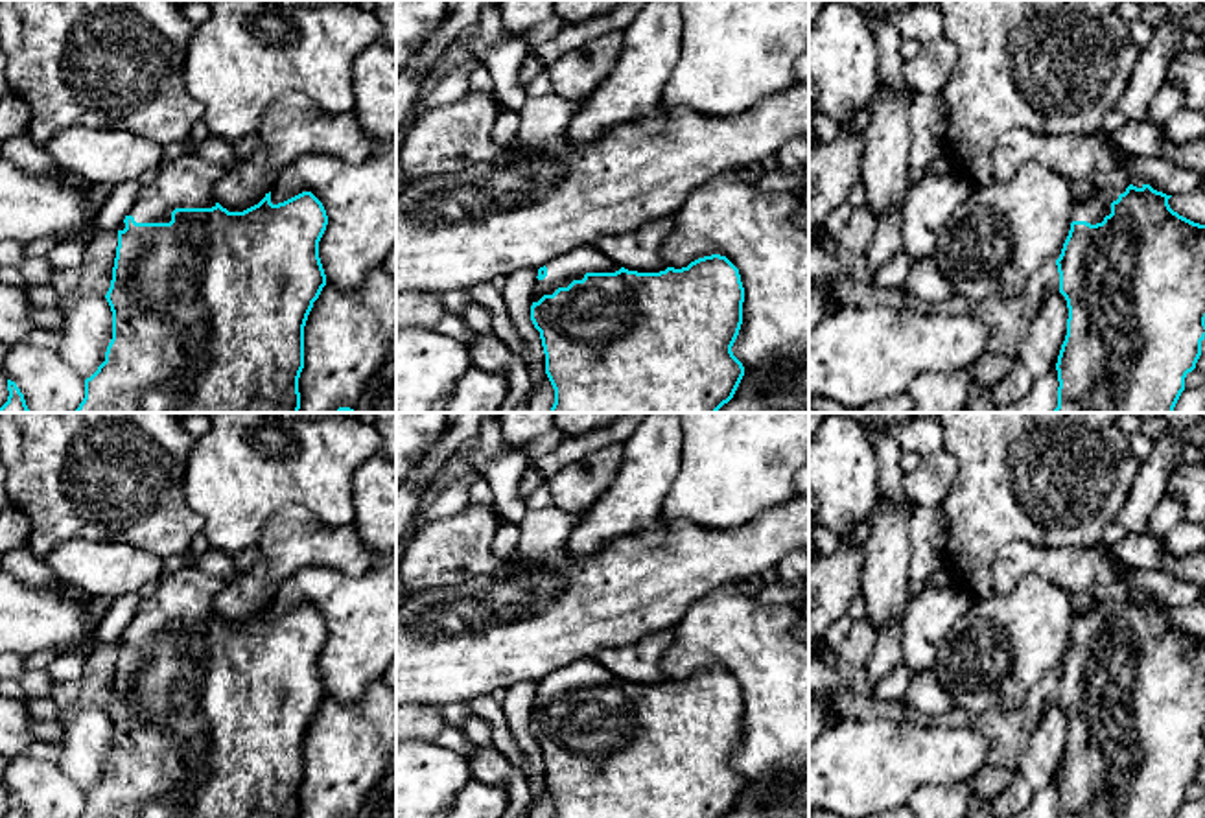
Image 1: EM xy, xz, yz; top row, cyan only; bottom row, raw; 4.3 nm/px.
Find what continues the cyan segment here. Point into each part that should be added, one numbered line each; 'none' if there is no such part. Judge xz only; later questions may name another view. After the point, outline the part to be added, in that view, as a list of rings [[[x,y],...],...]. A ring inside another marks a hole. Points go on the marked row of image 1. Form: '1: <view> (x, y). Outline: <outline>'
1: xz (572, 266). Outline: [[[595,245],[577,247],[551,260],[545,267],[547,276],[534,282],[532,302],[544,295],[553,295],[558,287],[567,287],[573,280],[582,280],[586,273],[615,273],[621,269]]]

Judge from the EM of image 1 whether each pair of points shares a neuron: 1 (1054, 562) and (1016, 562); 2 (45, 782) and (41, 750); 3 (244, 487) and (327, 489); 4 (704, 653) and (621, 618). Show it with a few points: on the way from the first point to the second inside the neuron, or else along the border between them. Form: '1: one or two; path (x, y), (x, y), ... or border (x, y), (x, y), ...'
1: one; path (1045, 562), (1025, 562)
2: two; border (23, 754), (56, 763)
3: one; path (264, 487), (306, 487)
4: two; border (701, 599), (669, 629)

